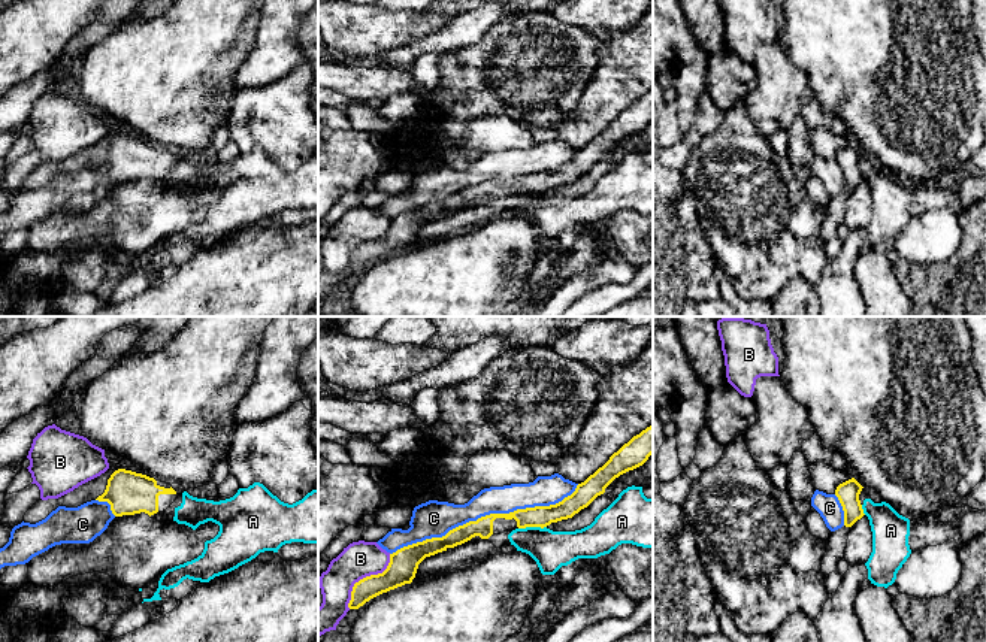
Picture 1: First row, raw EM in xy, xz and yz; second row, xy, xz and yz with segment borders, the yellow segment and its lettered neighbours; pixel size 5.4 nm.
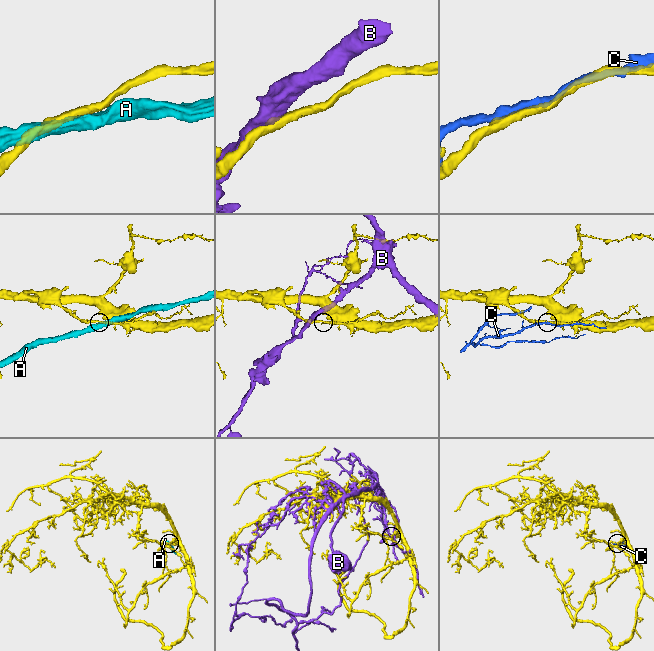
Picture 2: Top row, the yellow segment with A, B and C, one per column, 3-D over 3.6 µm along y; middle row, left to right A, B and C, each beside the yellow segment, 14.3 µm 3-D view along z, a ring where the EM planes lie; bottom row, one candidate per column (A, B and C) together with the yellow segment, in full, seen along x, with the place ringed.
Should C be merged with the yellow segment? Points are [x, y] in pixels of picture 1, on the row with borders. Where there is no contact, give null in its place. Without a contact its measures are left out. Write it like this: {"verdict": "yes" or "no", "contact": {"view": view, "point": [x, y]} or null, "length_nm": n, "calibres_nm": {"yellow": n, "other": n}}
{"verdict": "no", "contact": {"view": "xz", "point": [486, 515]}, "length_nm": 1100, "calibres_nm": {"yellow": 110, "other": 180}}

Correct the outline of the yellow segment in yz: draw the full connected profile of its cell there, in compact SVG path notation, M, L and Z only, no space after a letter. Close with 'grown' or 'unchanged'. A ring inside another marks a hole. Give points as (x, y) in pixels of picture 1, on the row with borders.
M852 478L840 484L835 490L835 496L838 497L844 511L846 527L852 527L858 520L865 515L859 500L862 488L863 487L855 478Z | unchanged

